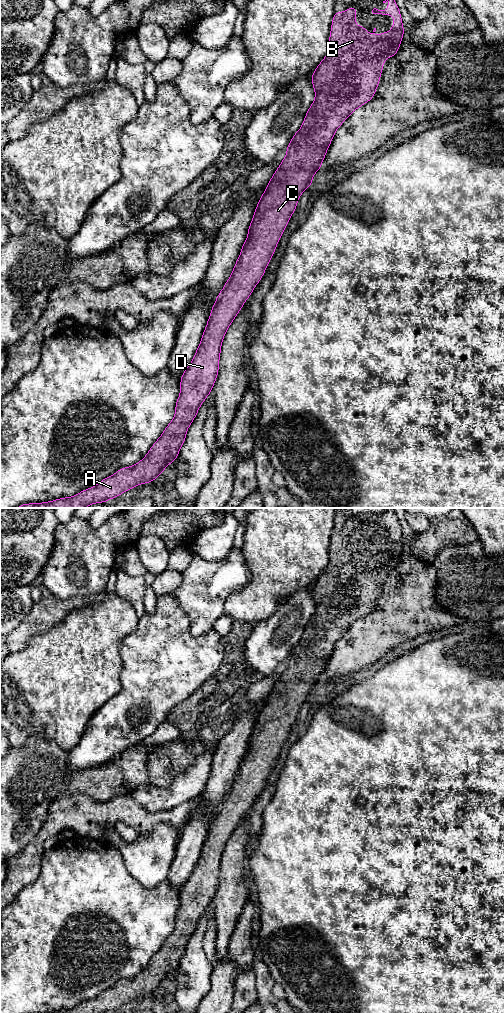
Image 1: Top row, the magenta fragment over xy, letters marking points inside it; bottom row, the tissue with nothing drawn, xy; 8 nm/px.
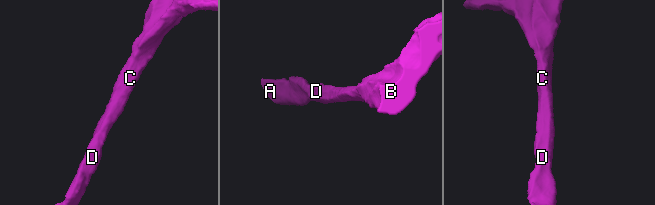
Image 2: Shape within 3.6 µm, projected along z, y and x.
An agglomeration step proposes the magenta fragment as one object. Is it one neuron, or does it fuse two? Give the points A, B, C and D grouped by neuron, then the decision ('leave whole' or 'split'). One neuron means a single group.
A B C D | leave whole

